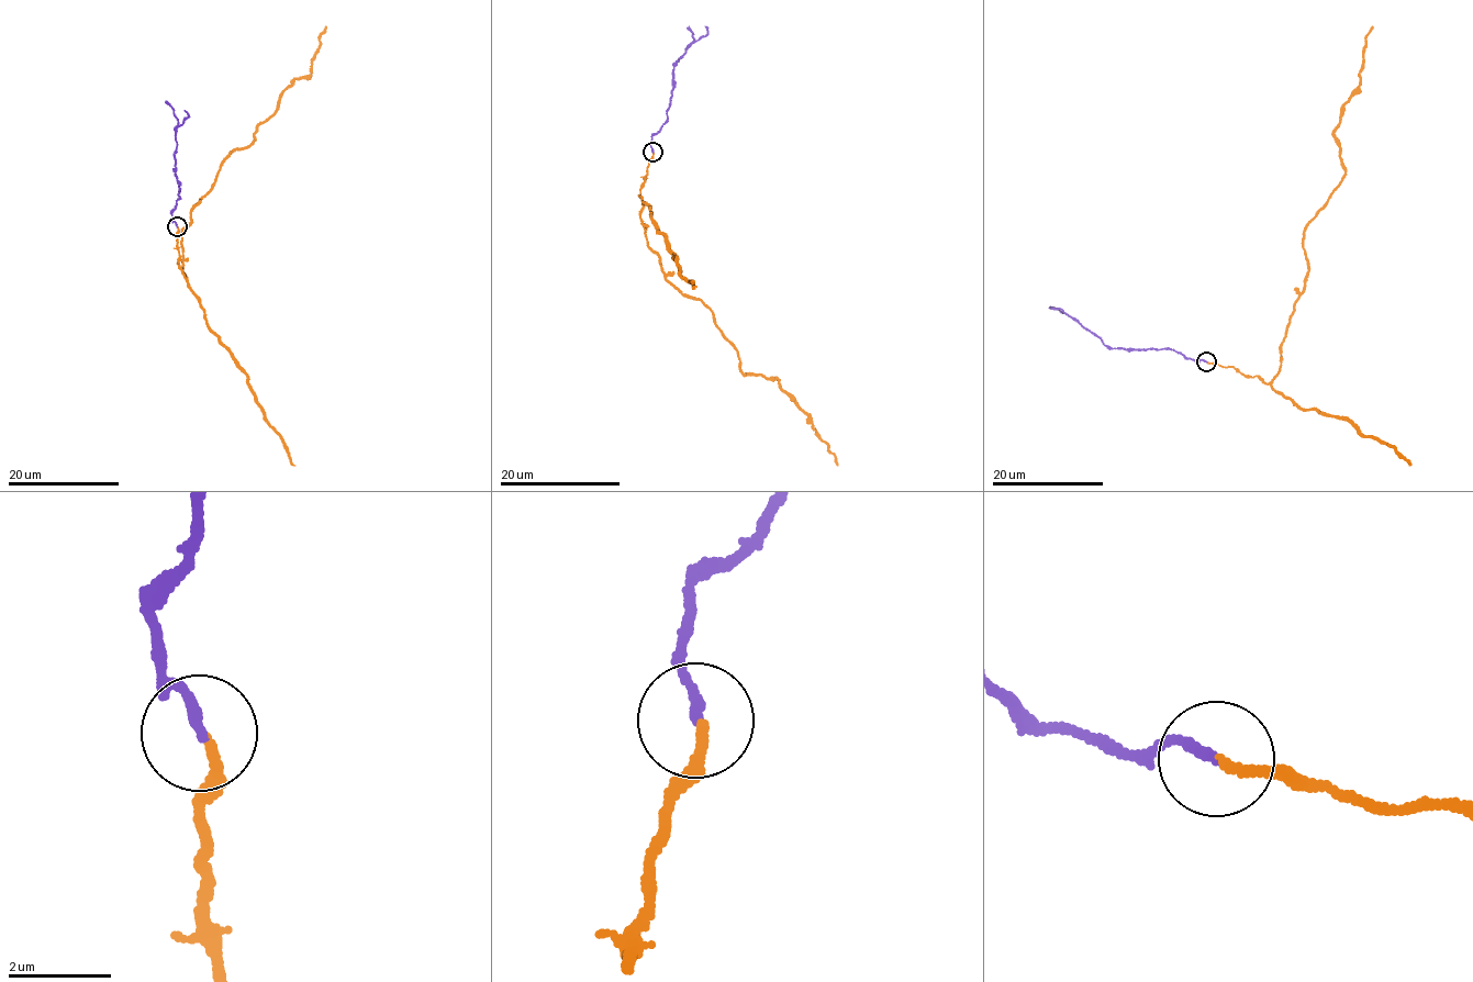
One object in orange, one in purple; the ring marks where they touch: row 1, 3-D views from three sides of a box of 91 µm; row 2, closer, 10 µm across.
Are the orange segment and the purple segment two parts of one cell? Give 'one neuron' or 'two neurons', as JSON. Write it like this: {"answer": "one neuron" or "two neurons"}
{"answer": "one neuron"}

